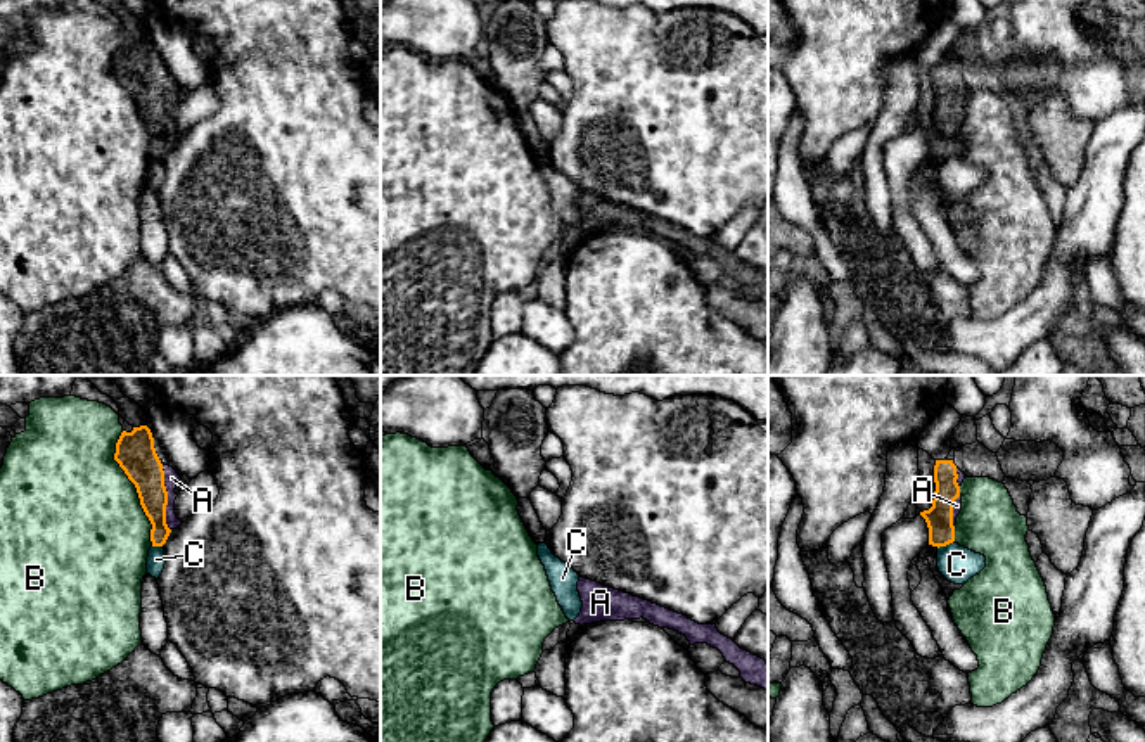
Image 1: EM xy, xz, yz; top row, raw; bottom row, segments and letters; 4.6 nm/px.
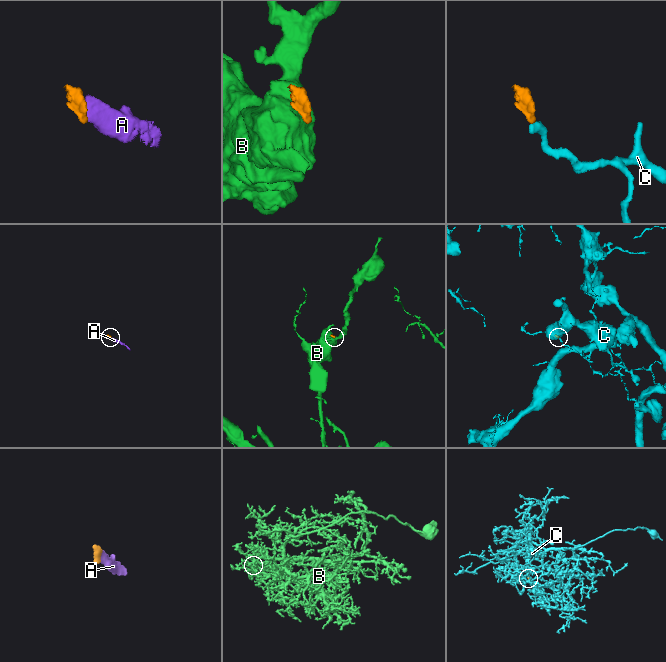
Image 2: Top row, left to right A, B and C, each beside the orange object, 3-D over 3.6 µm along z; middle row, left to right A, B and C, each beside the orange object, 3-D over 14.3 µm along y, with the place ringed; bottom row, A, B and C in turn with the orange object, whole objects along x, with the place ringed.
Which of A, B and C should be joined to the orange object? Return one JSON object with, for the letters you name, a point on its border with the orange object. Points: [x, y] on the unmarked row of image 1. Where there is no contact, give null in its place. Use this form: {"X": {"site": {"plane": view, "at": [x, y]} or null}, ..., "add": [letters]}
{"A": {"site": {"plane": "xy", "at": [166, 109]}}, "add": ["A"]}

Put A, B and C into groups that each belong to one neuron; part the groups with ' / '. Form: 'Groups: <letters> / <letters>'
Groups: A / B / C

